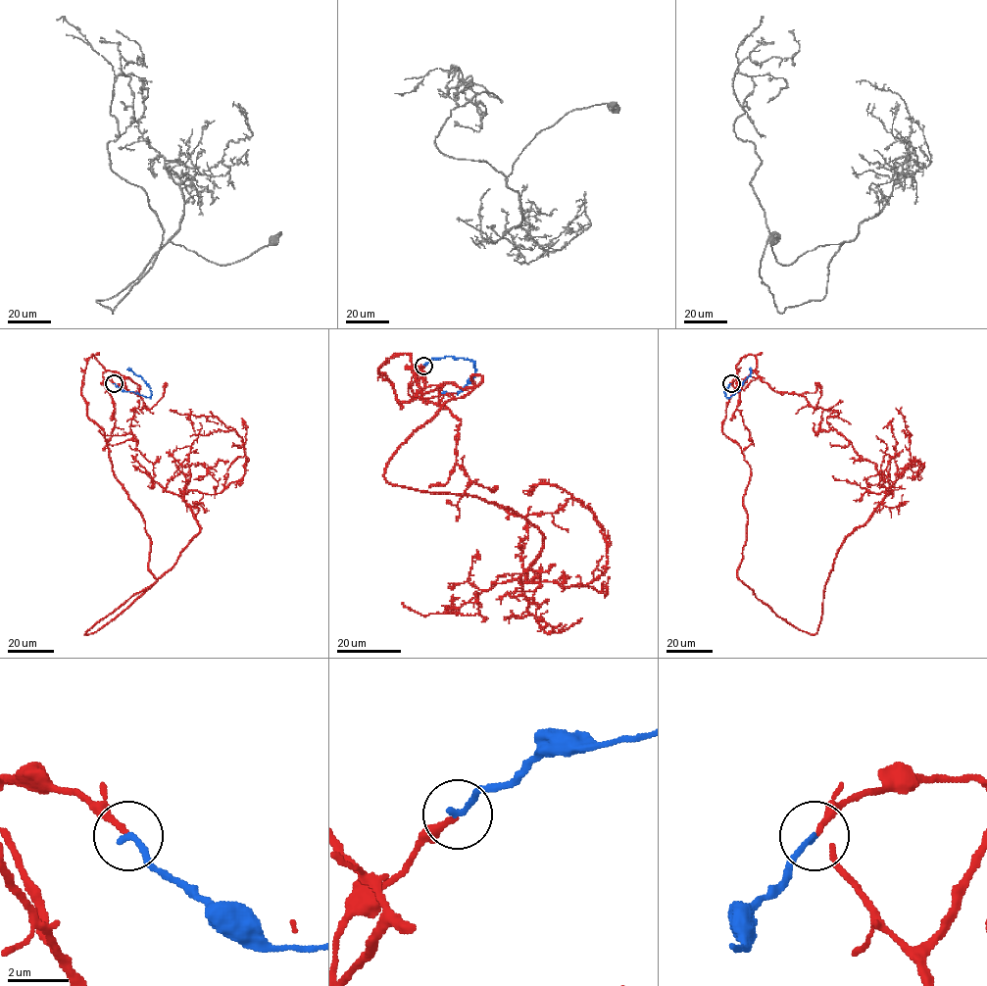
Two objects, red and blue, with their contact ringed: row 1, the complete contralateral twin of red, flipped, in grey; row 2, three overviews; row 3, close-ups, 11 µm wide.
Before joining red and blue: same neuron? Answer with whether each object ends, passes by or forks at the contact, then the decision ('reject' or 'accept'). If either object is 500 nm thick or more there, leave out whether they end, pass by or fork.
red ends | blue ends | accept

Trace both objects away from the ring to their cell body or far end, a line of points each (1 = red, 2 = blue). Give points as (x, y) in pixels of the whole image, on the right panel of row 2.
1: (731, 383), (754, 355), (721, 425), (751, 471), (737, 577), (810, 634), (836, 553), (890, 493), (833, 410)
2: (731, 383), (724, 391), (728, 398), (739, 390), (752, 369)

